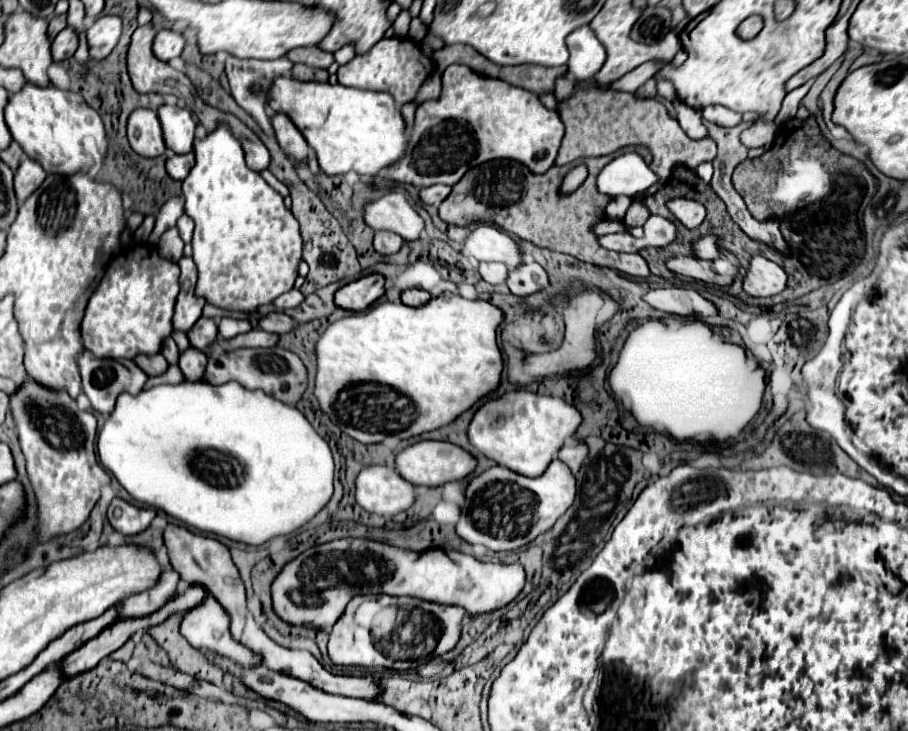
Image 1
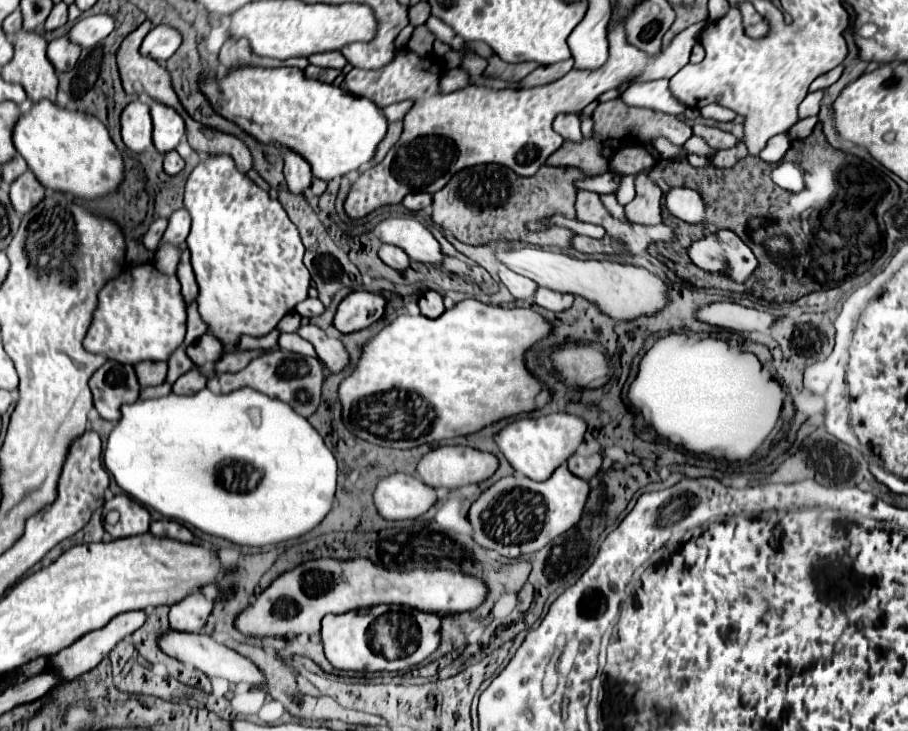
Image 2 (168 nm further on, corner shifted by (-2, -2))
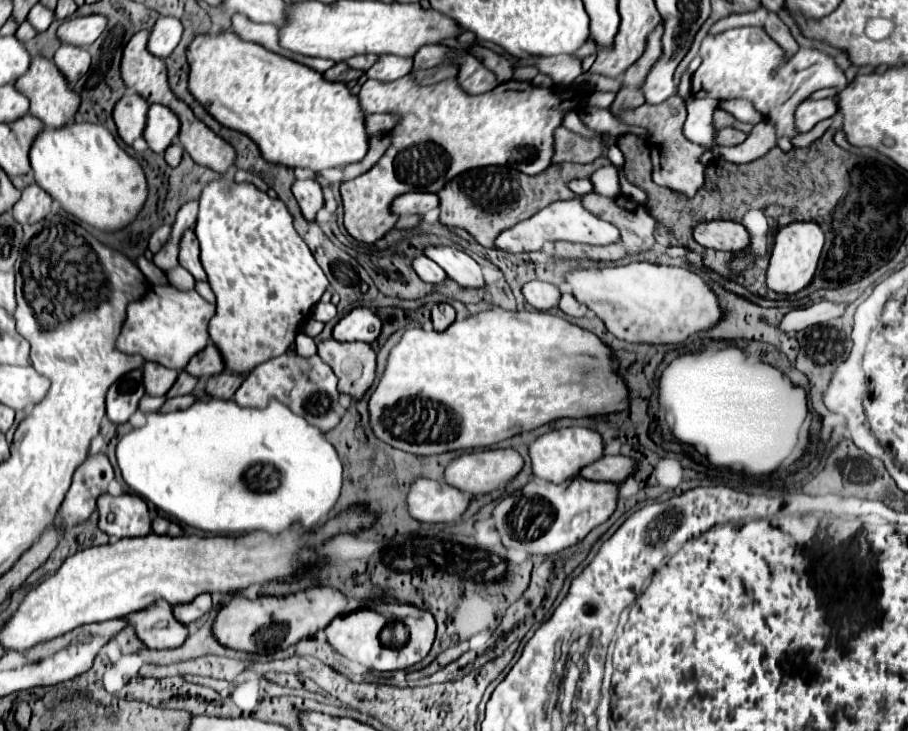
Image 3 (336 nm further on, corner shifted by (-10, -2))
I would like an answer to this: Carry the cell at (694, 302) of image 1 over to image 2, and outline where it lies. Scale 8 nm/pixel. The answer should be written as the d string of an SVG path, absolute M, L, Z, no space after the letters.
M719 301L711 305L701 305L695 311L695 317L703 323L725 327L725 329L743 329L743 331L763 331L769 329L775 321L769 313L743 307L733 301Z

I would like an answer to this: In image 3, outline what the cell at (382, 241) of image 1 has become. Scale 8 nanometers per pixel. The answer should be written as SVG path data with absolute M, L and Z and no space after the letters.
M417 257L413 261L413 269L417 271L417 275L425 281L425 283L431 283L431 285L437 285L437 283L443 283L447 273L435 263L431 261L429 257Z

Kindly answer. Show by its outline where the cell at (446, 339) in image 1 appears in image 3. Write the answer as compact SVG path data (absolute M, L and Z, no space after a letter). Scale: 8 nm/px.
M491 309L455 321L443 333L427 333L421 327L405 331L399 345L393 347L389 355L383 381L379 381L371 395L371 427L383 443L413 455L489 447L557 419L627 411L629 389L617 369L617 357L597 335L563 317L541 311Z

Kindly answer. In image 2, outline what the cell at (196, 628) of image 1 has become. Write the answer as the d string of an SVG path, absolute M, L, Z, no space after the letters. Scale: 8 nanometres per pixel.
M203 593L189 595L171 607L171 613L169 613L171 629L199 633L205 627L207 617L211 615L211 609L213 609L213 601L209 601Z

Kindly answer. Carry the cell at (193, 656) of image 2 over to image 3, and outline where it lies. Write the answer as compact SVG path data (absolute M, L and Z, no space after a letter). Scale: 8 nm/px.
M159 599L151 607L129 613L127 623L147 649L173 649L185 641L187 627L173 617L171 605Z

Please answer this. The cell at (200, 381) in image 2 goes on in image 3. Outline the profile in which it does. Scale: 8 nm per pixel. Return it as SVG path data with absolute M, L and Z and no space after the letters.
M183 395L183 397L173 397L167 399L165 405L159 409L159 413L171 413L171 411L183 411L185 407L191 407L191 403L195 401L193 395Z

